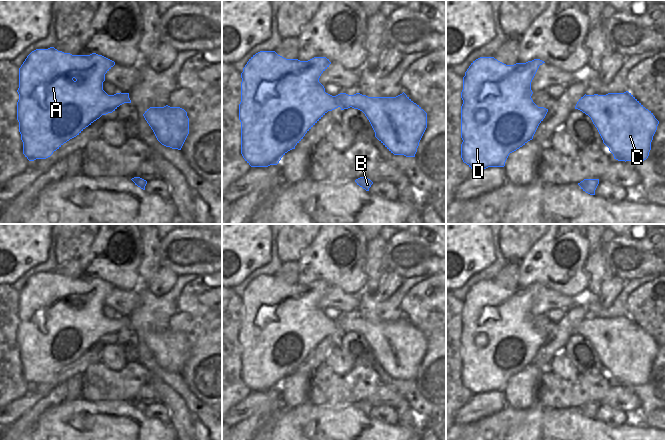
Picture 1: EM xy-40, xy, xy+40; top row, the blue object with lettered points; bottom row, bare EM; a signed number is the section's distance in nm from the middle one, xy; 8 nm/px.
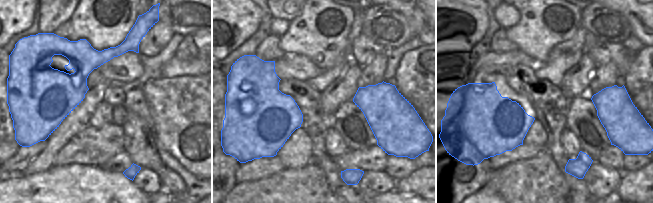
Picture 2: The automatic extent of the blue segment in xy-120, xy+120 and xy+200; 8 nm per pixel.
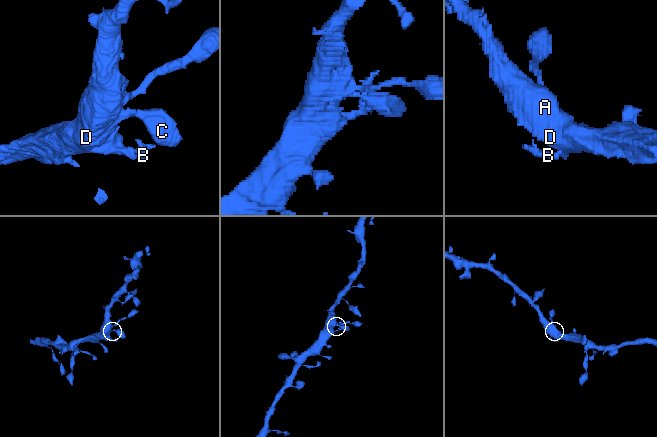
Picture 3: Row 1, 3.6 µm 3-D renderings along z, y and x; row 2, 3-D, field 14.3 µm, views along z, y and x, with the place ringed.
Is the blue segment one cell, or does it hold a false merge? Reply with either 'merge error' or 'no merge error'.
no merge error

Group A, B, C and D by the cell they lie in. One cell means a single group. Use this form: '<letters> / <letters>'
A B C D

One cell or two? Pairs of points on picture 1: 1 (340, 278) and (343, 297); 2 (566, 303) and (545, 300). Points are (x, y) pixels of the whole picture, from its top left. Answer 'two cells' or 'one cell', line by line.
1: two cells
2: one cell

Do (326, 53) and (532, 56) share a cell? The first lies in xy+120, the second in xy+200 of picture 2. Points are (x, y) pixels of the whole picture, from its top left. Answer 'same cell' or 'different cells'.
same cell

